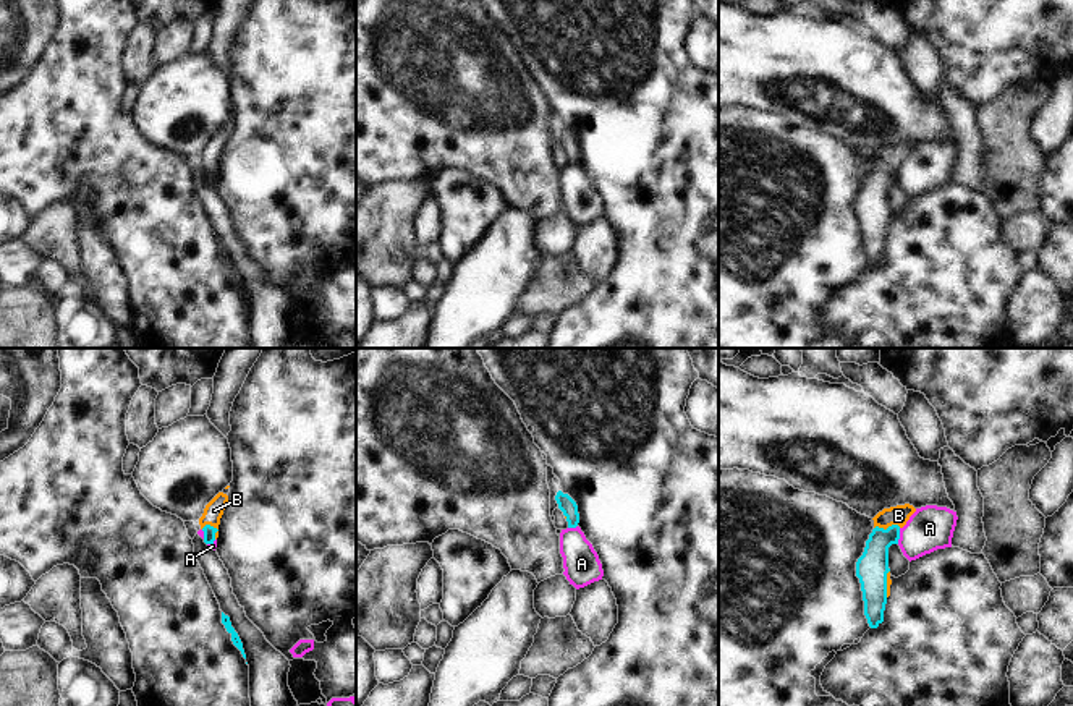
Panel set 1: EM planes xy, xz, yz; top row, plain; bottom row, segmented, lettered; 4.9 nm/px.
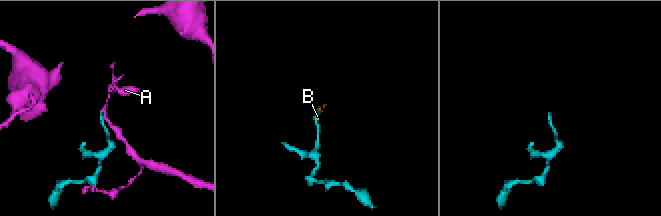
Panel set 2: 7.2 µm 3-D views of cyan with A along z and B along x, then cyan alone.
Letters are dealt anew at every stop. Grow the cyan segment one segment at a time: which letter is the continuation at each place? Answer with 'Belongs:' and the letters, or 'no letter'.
Belongs: B

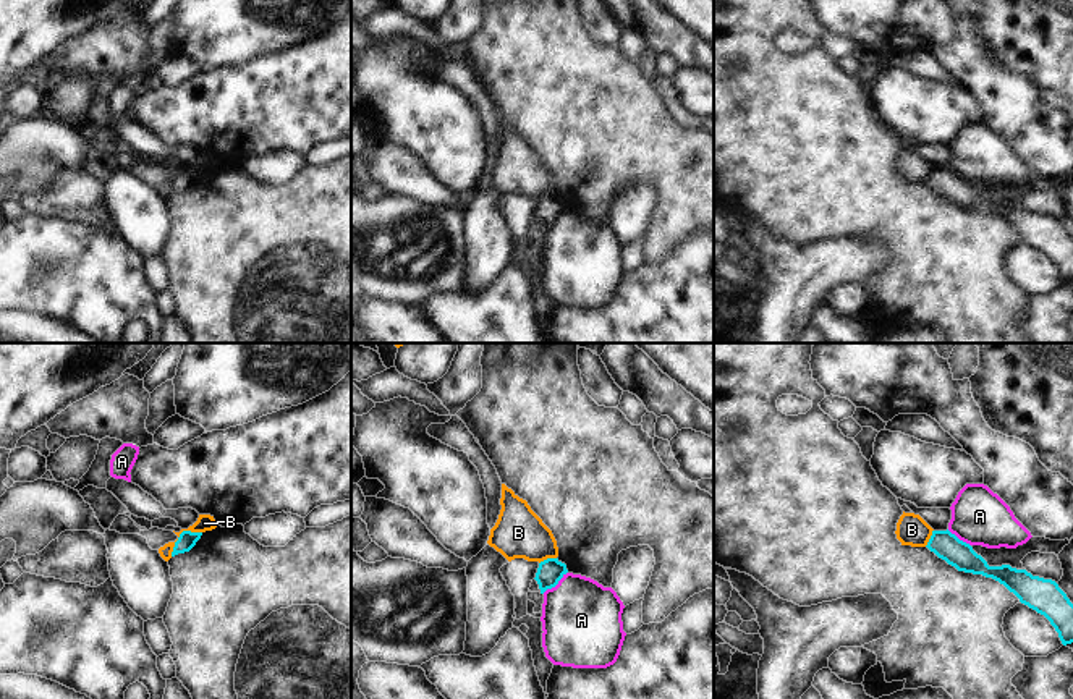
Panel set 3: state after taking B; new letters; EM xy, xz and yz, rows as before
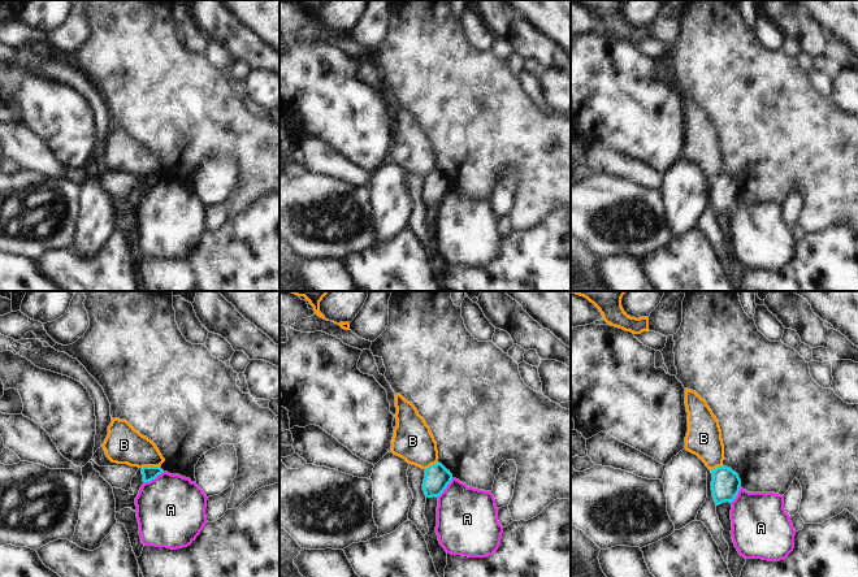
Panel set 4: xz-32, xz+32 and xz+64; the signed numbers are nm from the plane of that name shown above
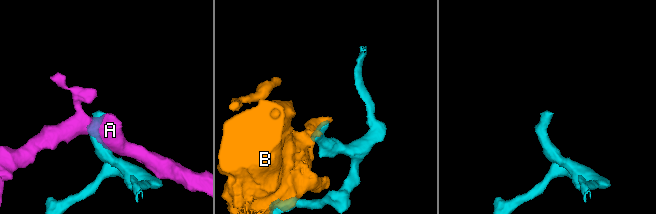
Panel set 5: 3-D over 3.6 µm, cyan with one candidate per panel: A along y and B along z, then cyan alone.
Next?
Belongs: no letter

